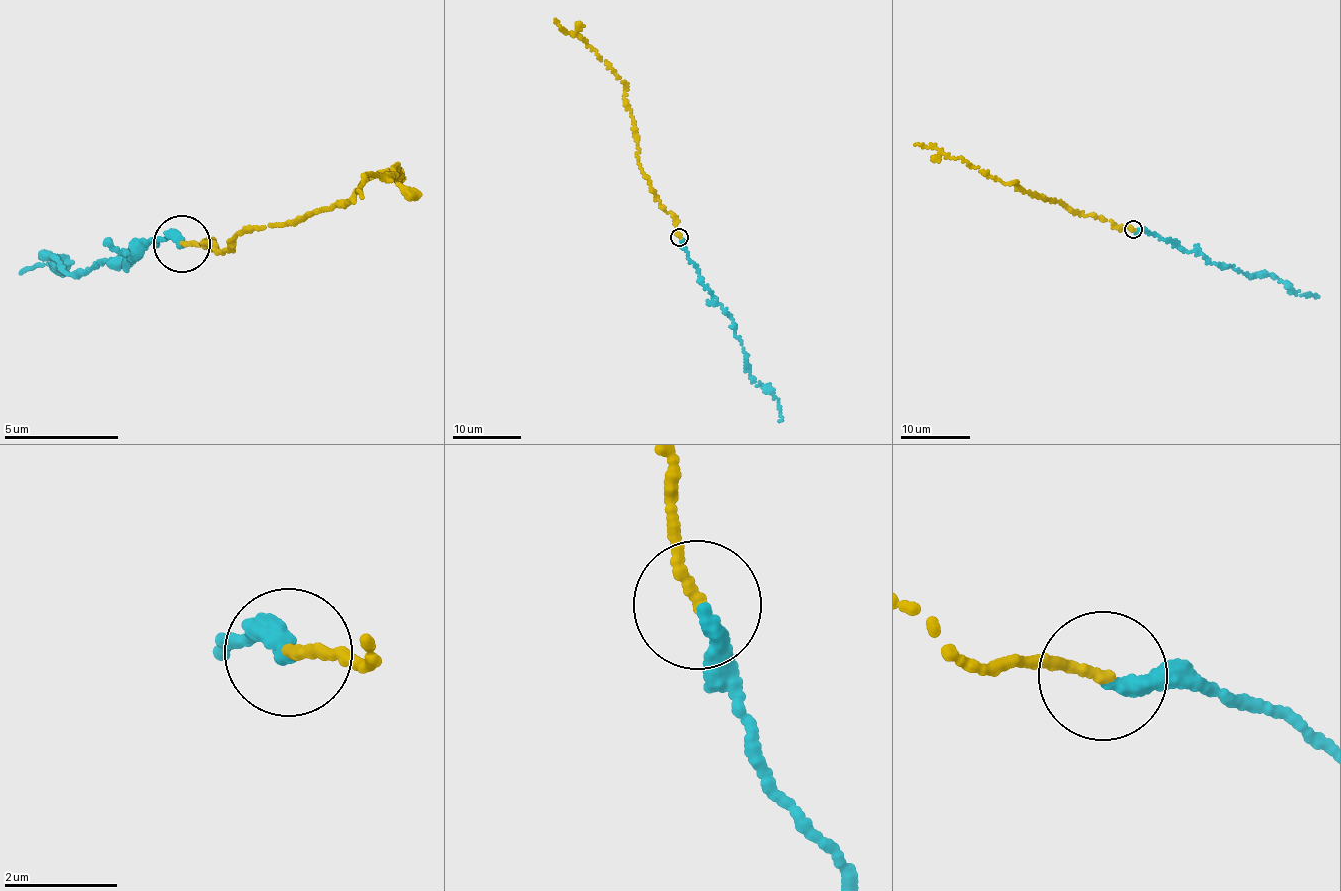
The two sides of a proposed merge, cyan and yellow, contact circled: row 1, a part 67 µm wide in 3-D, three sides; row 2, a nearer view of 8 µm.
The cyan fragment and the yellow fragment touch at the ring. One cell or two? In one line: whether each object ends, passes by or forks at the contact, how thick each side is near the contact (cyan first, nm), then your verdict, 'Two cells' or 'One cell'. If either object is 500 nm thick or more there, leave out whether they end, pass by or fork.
At the ring cyan ends. At the ring yellow ends. Thickness 280 nm (cyan) against 200 nm. One cell

